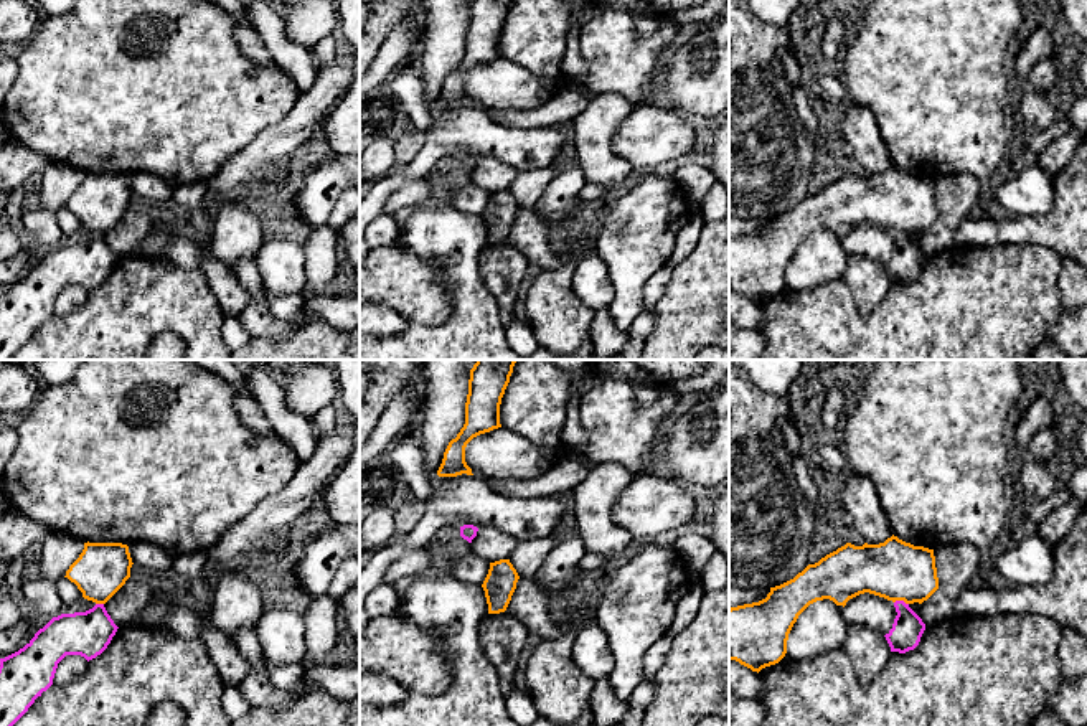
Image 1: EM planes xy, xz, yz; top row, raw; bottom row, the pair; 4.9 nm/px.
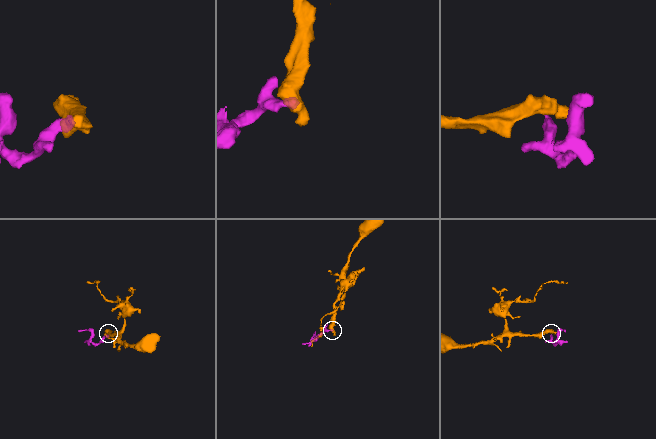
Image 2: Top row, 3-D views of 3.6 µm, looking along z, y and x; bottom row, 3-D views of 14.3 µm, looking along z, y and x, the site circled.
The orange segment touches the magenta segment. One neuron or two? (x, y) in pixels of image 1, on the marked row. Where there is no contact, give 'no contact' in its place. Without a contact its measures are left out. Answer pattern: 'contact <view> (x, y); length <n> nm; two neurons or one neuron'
contact yz (901, 599); length 70 nm; two neurons

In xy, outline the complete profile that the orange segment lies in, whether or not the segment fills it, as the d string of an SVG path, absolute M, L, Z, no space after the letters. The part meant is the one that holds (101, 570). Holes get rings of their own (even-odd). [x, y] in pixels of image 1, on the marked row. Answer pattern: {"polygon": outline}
{"polygon": "M87 541L64 578L78 586L84 599L106 604L130 578L132 564L127 544Z"}

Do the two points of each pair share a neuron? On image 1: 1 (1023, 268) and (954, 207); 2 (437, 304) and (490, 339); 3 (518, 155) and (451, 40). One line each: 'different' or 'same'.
1: different
2: different
3: different

